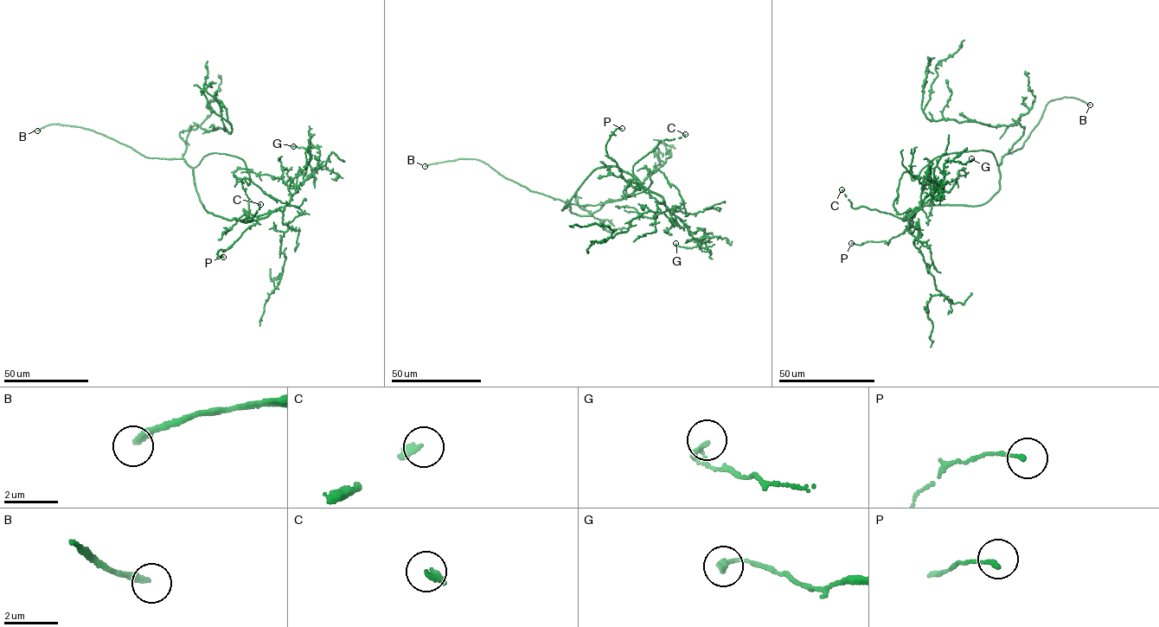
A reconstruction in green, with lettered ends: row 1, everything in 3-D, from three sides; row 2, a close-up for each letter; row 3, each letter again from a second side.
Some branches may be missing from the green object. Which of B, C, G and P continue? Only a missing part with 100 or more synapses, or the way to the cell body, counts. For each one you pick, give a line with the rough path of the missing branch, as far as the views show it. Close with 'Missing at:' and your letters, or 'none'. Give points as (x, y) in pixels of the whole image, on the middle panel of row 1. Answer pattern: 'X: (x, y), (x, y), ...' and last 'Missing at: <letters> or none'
Missing at: B

